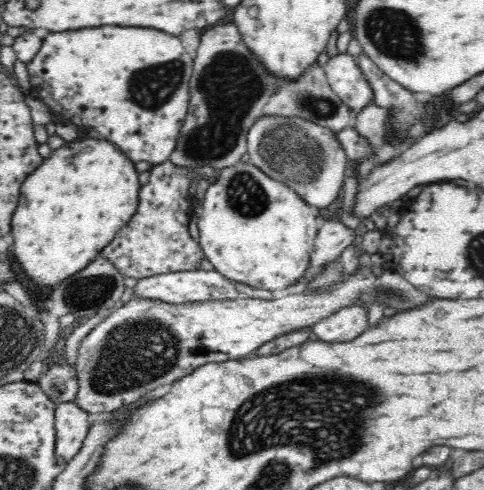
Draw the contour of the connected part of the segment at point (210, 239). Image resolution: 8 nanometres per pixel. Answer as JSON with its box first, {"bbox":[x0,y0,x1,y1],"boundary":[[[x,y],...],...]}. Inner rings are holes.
{"bbox":[199,161,320,291],"boundary":[[[238,161],[234,166],[220,170],[220,175],[211,180],[202,200],[199,243],[206,259],[222,276],[233,282],[272,291],[292,286],[306,272],[319,229],[320,222],[316,222],[316,218],[320,216],[320,210],[309,205],[288,185],[266,176],[251,162]]]}

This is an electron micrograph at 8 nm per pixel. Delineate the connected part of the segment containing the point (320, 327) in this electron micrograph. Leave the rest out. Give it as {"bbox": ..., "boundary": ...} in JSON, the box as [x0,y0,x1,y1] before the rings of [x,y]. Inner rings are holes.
{"bbox":[312,305,368,342],"boundary":[[[352,305],[324,317],[312,328],[324,342],[348,342],[368,330],[366,310],[362,305]]]}

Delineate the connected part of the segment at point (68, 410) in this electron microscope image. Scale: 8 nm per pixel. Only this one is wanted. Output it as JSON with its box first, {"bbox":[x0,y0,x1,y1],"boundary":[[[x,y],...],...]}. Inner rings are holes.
{"bbox":[55,401,89,467],"boundary":[[[75,401],[55,408],[55,456],[58,466],[64,467],[78,454],[89,430],[88,415]]]}

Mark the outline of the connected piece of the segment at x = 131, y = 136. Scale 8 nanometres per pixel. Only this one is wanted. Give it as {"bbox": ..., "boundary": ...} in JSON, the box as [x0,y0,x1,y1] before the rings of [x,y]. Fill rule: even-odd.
{"bbox":[28,26,193,166],"boundary":[[[102,26],[102,28],[82,28],[74,32],[51,32],[43,39],[44,44],[40,52],[28,64],[28,72],[31,82],[31,92],[33,96],[42,99],[48,108],[52,109],[54,114],[63,114],[65,119],[76,124],[76,126],[86,126],[100,132],[106,140],[113,142],[130,160],[134,162],[151,162],[154,166],[165,160],[170,159],[174,152],[178,132],[182,126],[184,118],[187,116],[188,109],[188,84],[192,76],[193,58],[188,54],[186,48],[182,46],[183,42],[176,36],[158,32],[154,28],[118,28],[118,26]]]}

